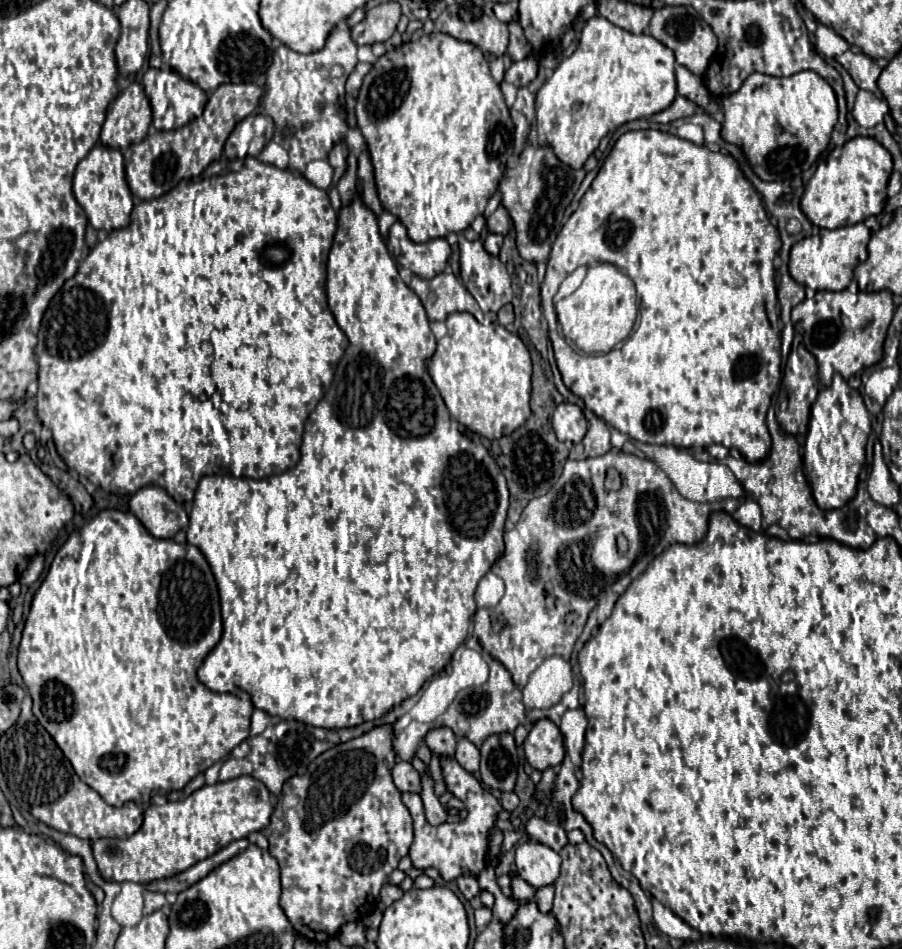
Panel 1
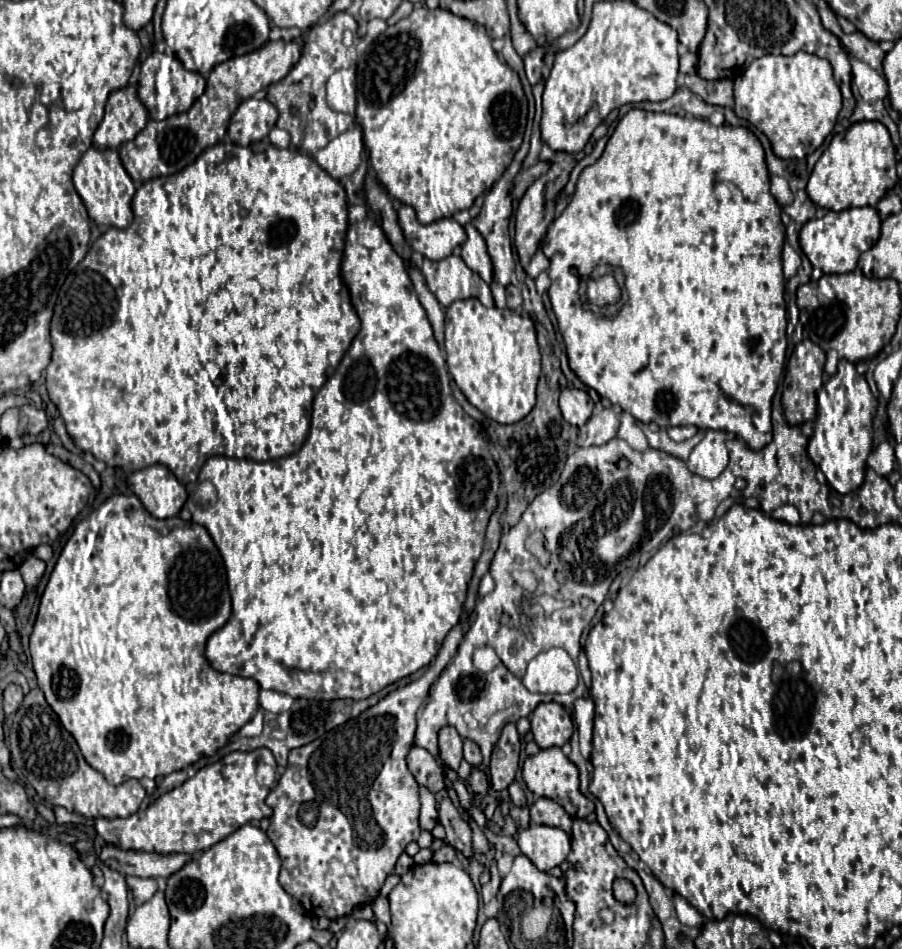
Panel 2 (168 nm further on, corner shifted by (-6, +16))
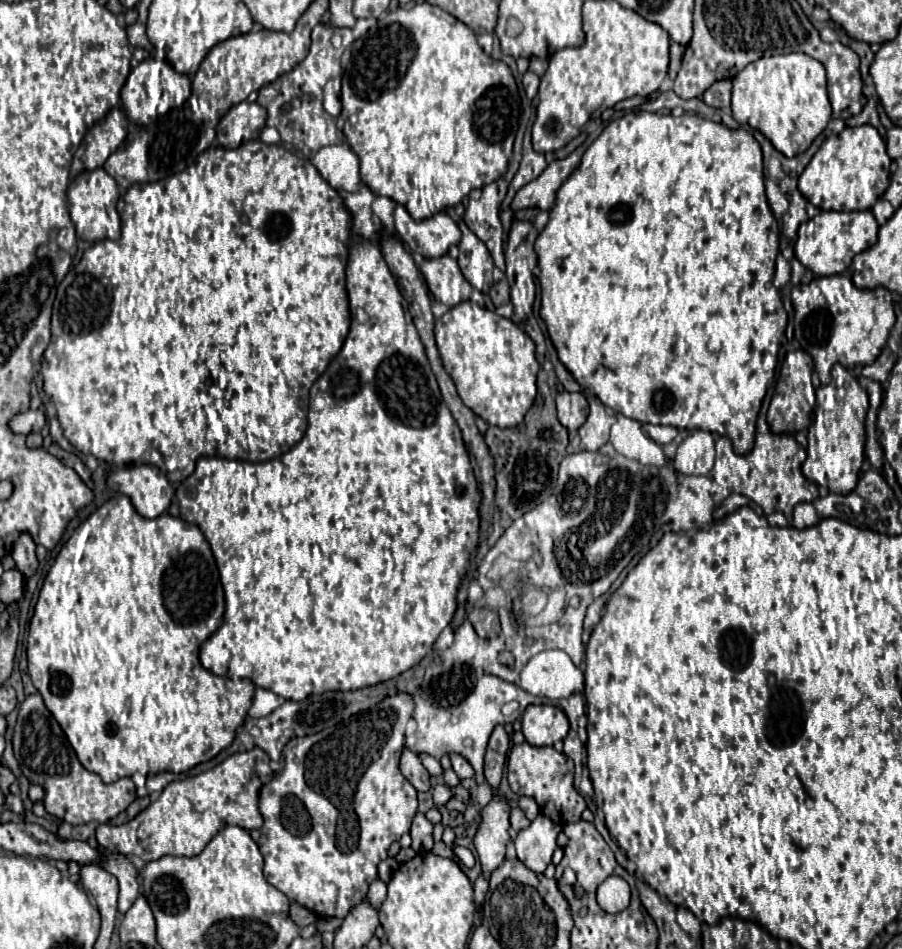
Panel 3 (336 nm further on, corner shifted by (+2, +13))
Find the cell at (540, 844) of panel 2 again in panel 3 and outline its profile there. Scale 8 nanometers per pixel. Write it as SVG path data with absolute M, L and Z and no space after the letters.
M538 815L530 827L522 829L516 839L516 851L518 851L518 859L534 873L544 873L544 869L550 865L552 861L552 853L558 847L556 845L556 837L560 835L562 827L552 823L552 819L548 819L546 815Z

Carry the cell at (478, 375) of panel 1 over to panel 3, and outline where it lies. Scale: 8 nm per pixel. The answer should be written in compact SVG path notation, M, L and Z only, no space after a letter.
M464 301L436 321L434 335L442 365L452 377L462 403L488 425L518 425L534 401L536 373L540 369L534 355L534 341L526 331L494 311Z

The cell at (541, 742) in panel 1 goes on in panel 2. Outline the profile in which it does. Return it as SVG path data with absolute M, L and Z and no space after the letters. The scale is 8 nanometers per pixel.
M558 702L538 704L534 710L534 742L540 748L562 746L570 740L574 724L570 714Z

